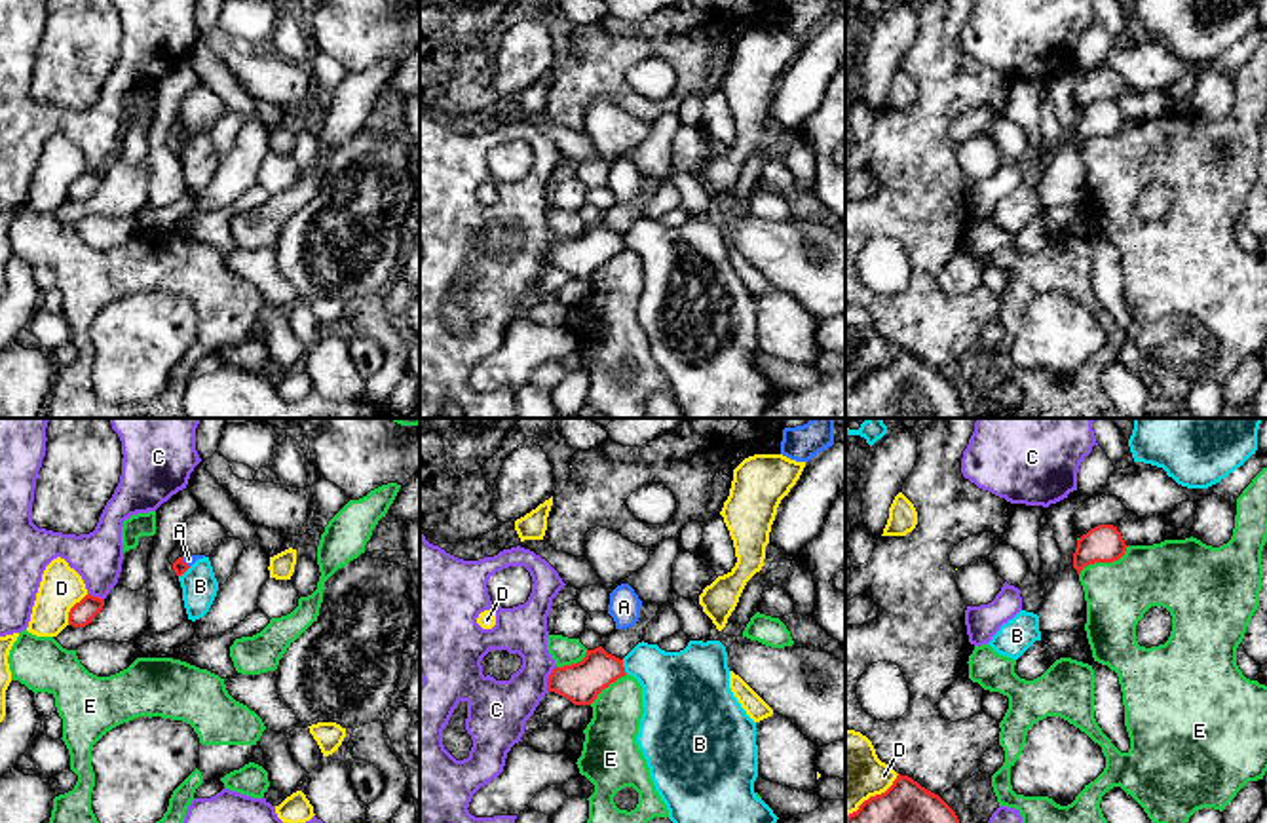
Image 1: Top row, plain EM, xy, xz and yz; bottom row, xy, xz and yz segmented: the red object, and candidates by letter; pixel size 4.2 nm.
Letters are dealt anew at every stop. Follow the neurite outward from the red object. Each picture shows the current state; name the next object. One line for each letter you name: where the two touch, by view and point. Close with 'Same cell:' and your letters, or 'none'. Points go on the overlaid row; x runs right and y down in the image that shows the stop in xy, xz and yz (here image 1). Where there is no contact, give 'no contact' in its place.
Same cell: none

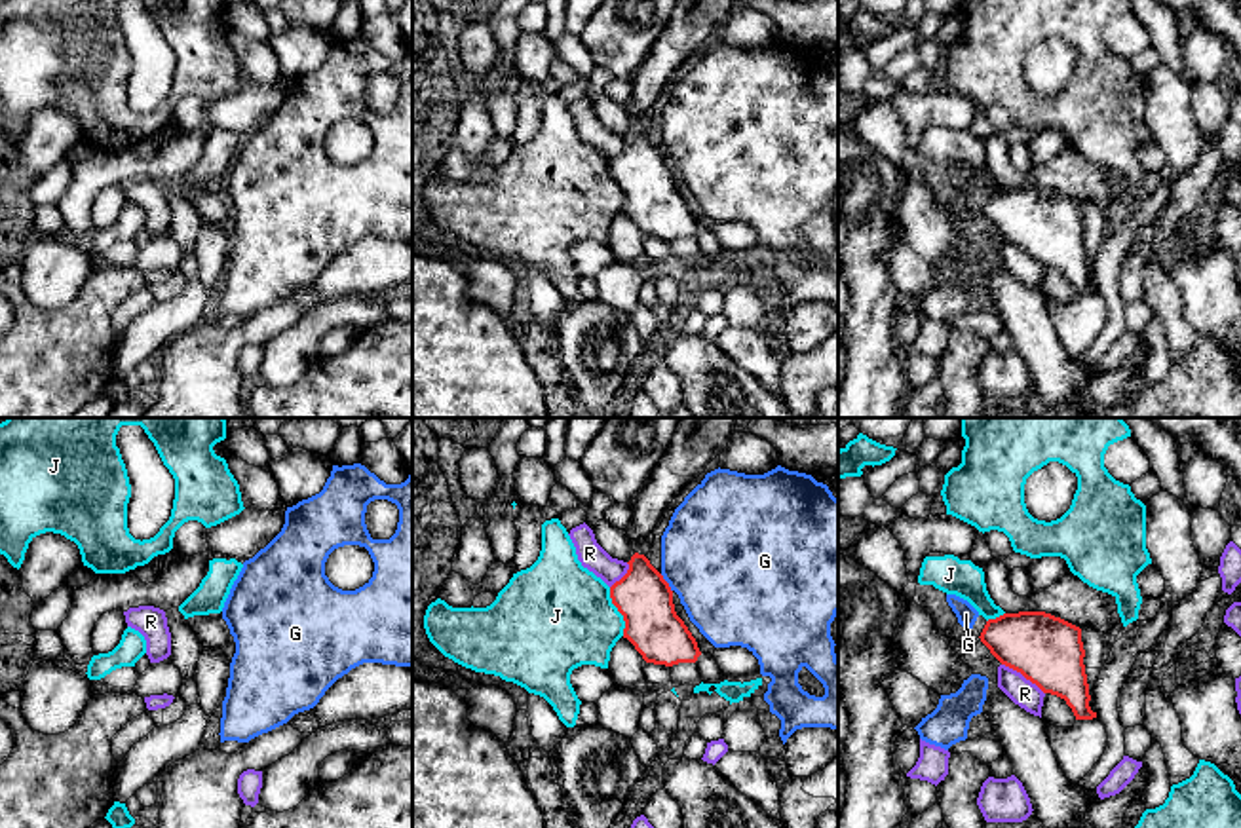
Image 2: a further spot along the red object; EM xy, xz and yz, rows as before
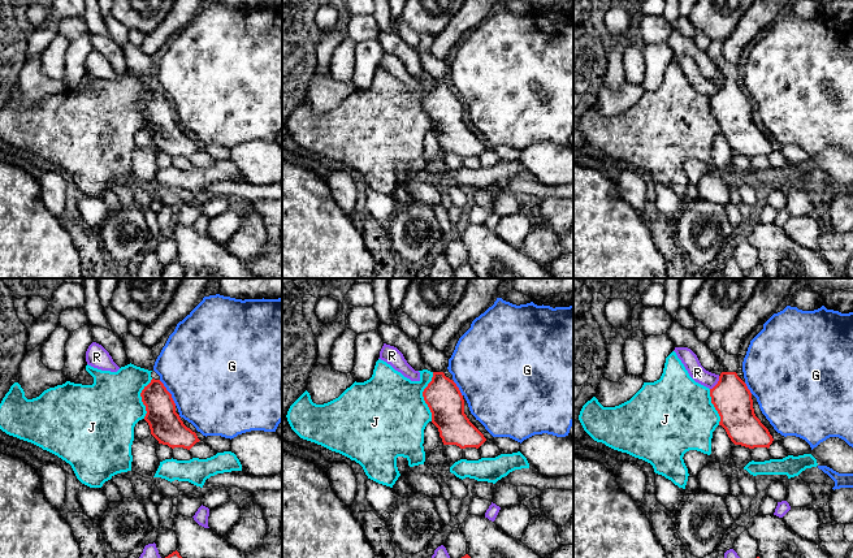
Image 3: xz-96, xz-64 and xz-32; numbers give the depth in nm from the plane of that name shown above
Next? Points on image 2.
Same cell: none

